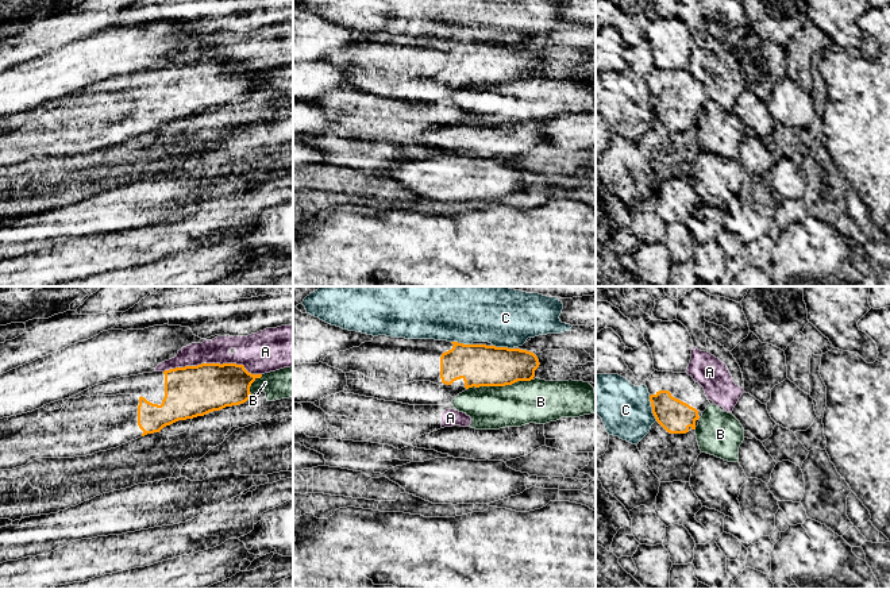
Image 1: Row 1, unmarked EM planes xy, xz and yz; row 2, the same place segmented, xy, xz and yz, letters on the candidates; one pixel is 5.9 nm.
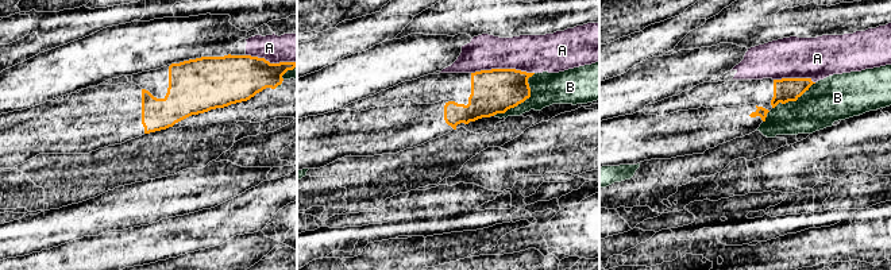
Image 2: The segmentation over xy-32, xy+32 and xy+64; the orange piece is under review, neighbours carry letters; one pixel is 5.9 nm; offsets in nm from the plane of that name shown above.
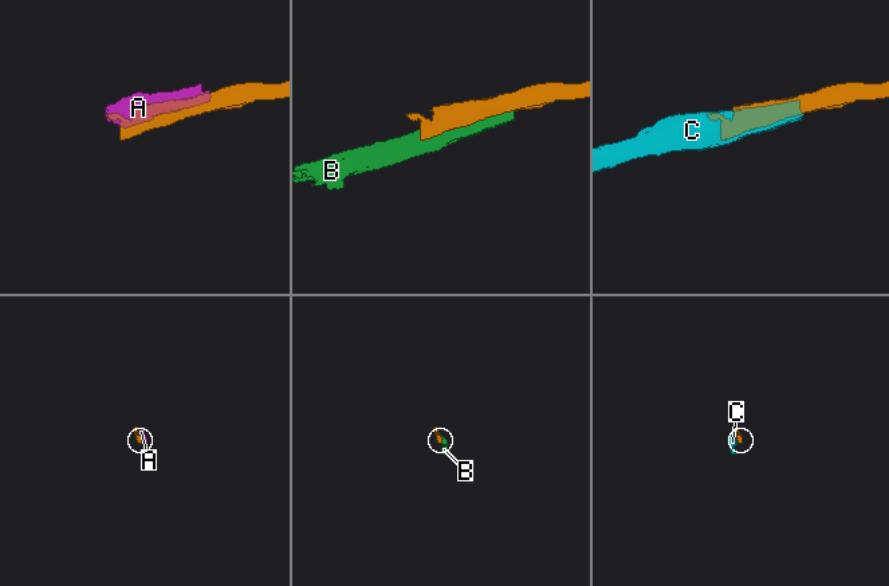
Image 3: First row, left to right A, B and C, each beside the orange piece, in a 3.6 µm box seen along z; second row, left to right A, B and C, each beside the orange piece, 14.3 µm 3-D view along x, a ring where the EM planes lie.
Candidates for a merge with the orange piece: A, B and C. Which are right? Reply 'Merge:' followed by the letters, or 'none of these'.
Merge: none of these

